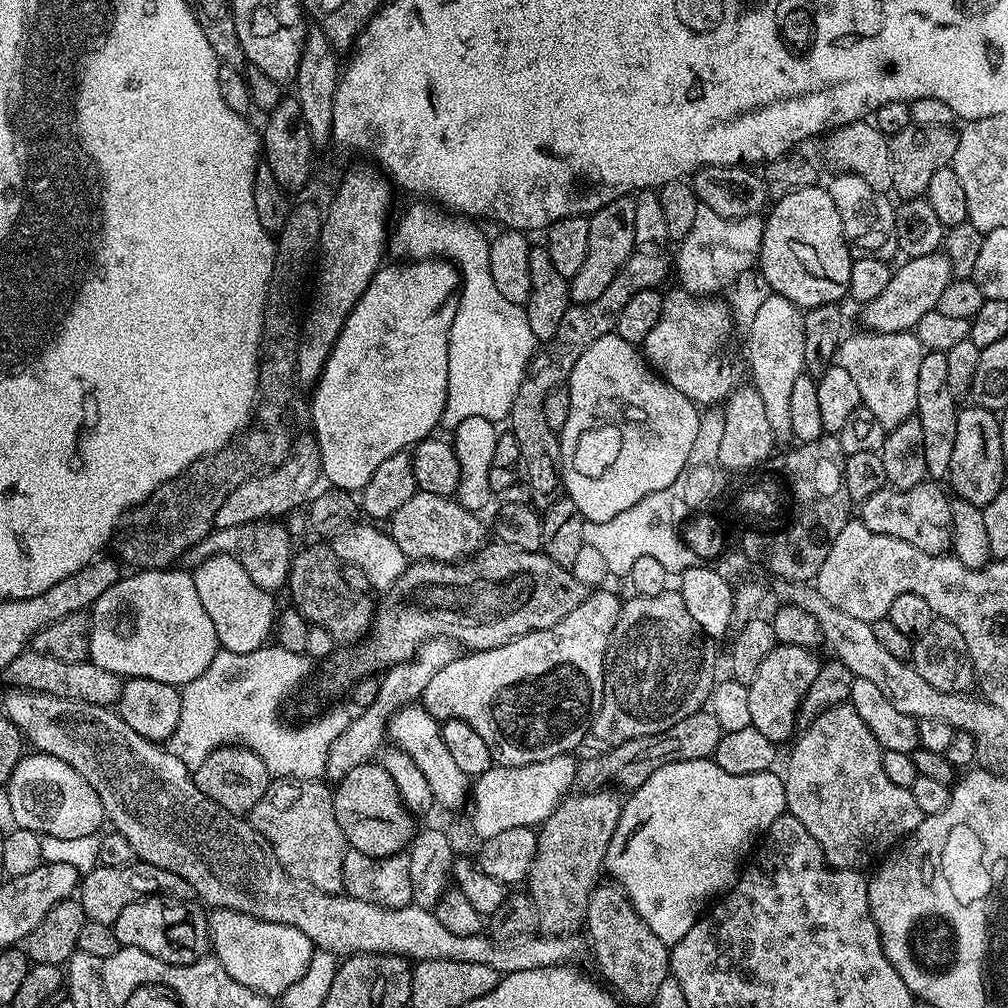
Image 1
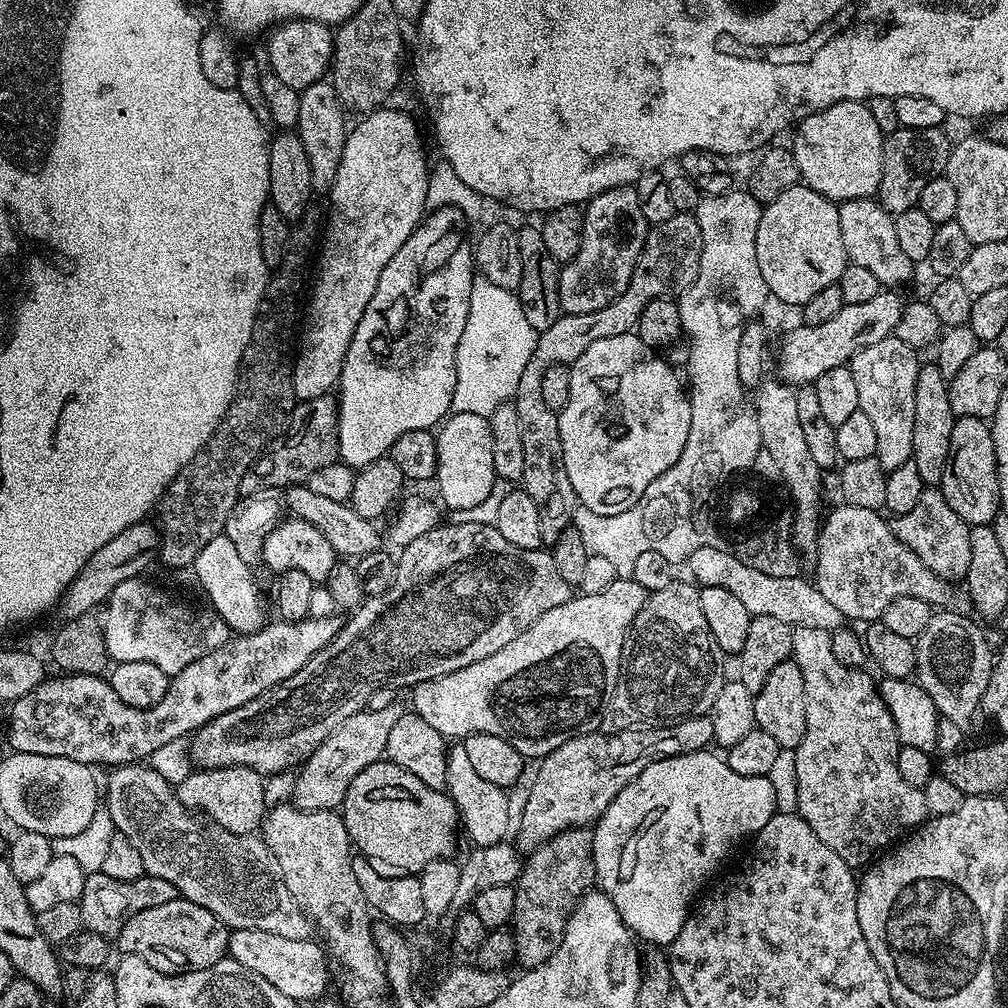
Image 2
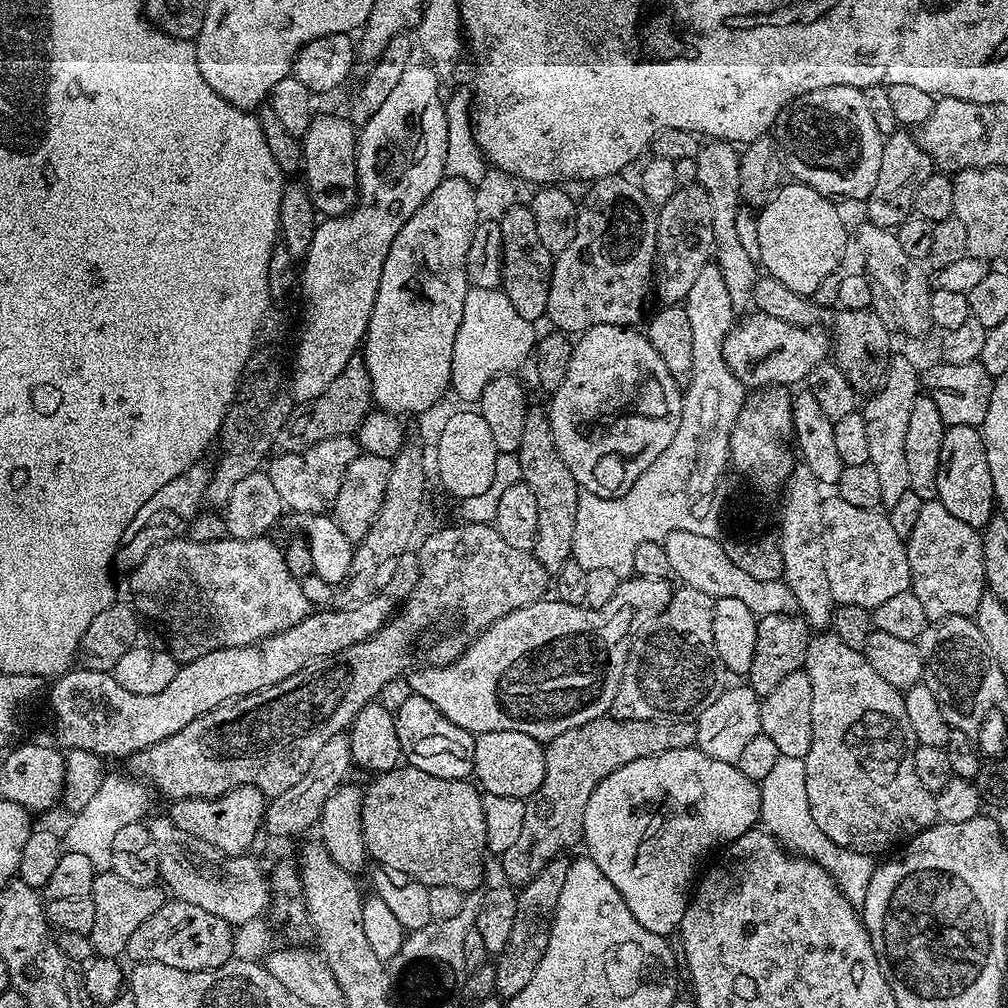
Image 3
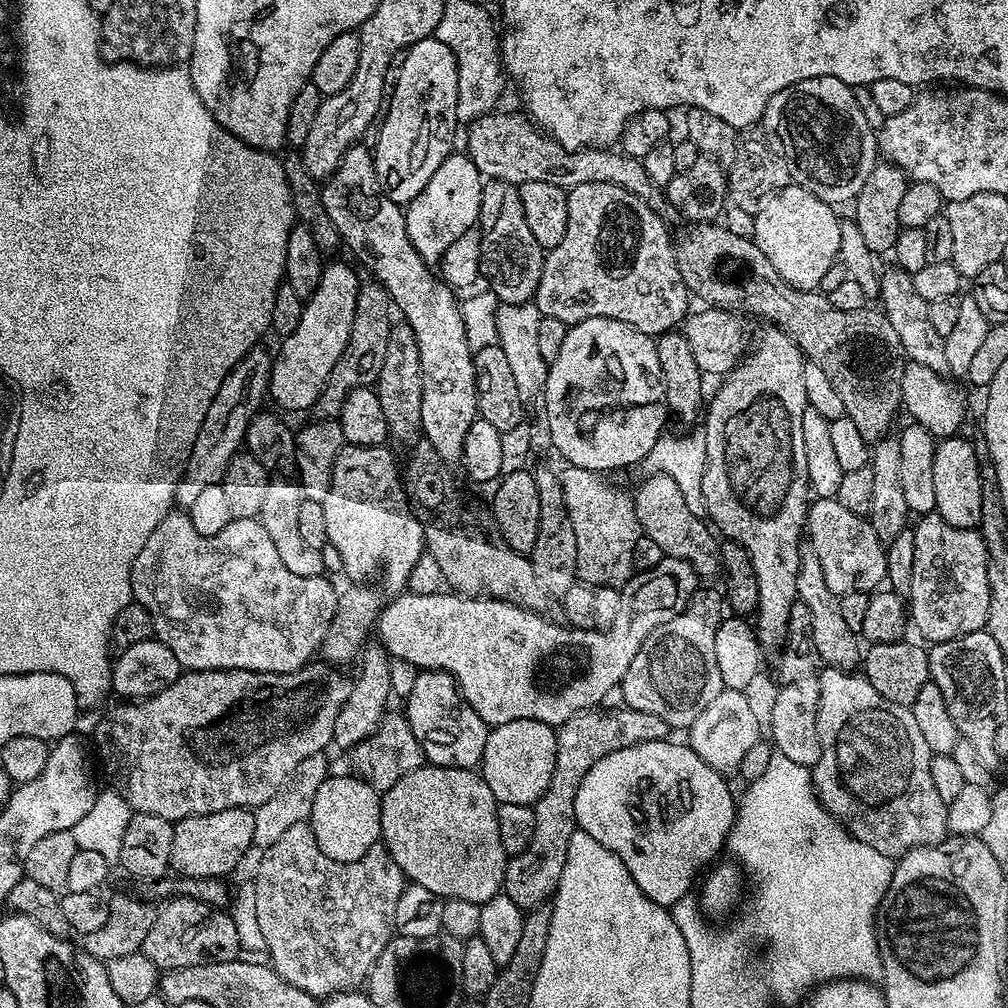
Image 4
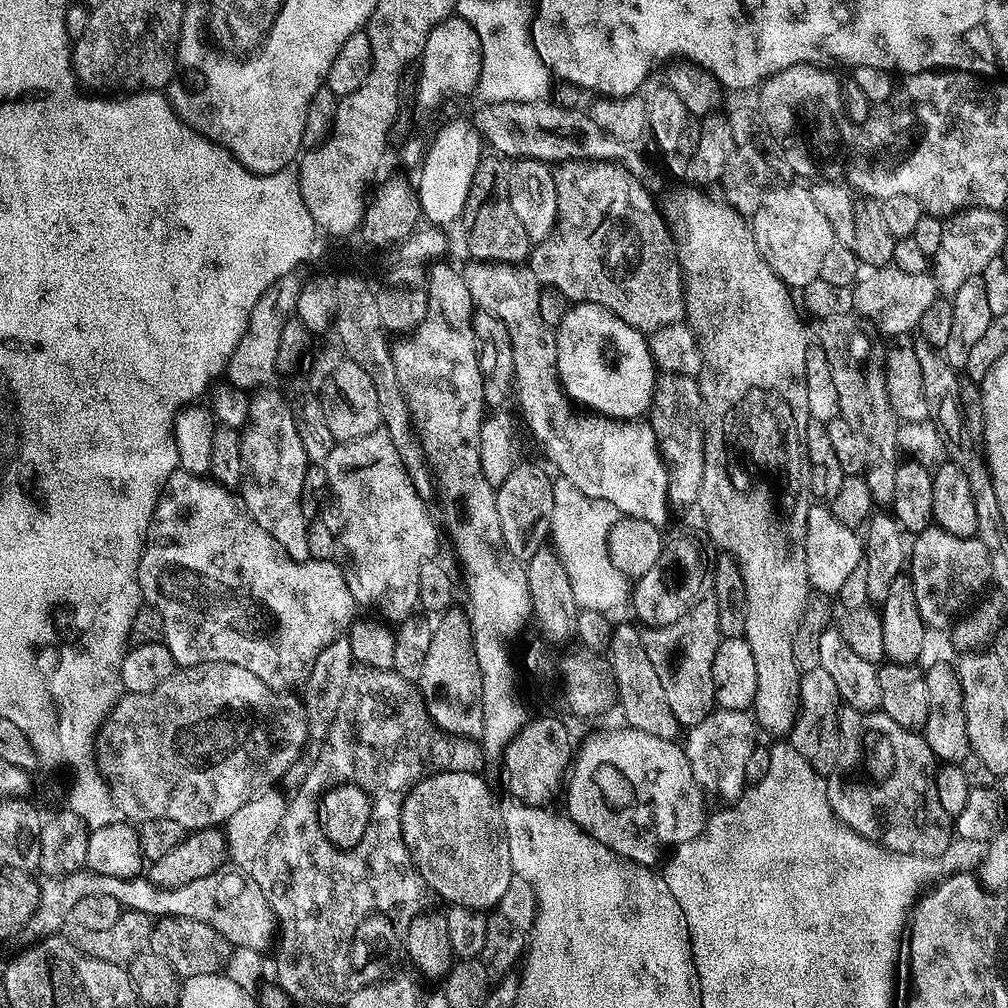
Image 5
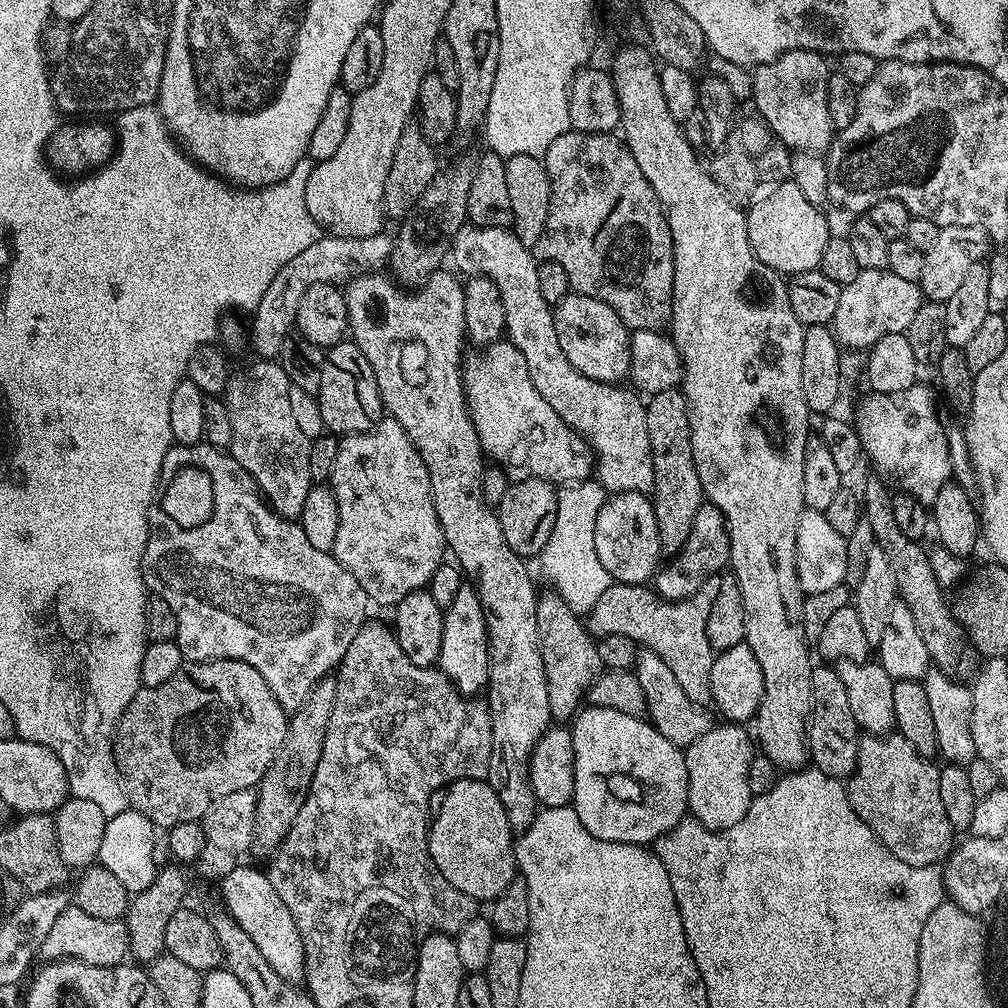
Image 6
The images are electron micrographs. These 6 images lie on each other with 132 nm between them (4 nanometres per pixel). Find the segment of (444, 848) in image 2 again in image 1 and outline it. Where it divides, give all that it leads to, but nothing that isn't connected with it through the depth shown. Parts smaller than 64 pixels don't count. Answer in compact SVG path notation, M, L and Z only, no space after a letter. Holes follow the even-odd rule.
M383 763L354 766L354 770L335 785L332 805L334 818L338 818L338 826L342 826L344 840L351 851L371 856L394 856L403 853L412 842L414 817L404 807L398 786L394 786L394 778L386 774Z

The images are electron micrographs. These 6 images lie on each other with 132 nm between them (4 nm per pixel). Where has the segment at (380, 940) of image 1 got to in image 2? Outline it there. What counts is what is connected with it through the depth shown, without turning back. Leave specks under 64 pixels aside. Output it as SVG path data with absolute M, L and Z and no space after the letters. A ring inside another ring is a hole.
M147 763L121 764L109 772L106 807L113 829L134 842L147 875L166 878L183 899L210 910L230 930L266 930L299 940L313 935L312 921L286 890L259 835L239 836L182 806L174 785Z

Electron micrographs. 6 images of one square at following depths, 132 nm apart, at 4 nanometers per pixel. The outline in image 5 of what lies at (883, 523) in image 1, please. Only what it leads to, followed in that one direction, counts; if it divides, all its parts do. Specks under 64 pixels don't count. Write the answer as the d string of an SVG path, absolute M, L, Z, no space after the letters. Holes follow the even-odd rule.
M933 526L915 533L911 541L910 575L914 598L918 598L918 614L922 614L925 629L947 629L953 622L961 619L969 605L979 601L987 593L984 591L990 588L990 550L986 550L986 546L982 546L982 542L975 536L958 538Z

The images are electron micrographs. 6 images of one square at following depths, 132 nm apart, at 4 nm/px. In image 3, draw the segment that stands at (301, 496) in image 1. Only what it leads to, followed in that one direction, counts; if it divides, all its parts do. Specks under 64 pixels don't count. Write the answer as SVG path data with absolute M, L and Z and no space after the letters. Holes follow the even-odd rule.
M357 354L346 362L346 367L318 398L301 403L293 407L292 415L282 426L275 443L279 451L295 452L303 454L315 443L322 442L323 439L334 438L335 436L352 436L359 428L362 418L373 407L372 383L370 374L364 365L363 355Z

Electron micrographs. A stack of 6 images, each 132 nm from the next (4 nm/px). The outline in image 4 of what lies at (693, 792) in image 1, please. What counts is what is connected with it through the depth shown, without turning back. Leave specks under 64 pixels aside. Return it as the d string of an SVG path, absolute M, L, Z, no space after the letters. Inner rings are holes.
M671 739L646 742L606 754L606 758L590 766L590 774L582 778L578 798L574 798L577 829L602 842L606 850L618 854L642 894L667 909L671 909L678 898L689 895L701 873L717 859L719 852L725 851L738 803L737 797L732 797L731 786L724 781L727 780L725 773L706 766L687 743L672 743Z

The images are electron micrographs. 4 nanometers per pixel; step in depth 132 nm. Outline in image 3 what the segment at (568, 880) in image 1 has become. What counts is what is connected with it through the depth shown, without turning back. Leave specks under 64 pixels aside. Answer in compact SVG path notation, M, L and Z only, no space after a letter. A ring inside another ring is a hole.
M567 859L552 860L546 866L542 866L535 878L516 893L518 911L514 913L510 942L506 942L506 950L502 950L494 960L495 995L503 1001L514 998L514 994L522 994L522 990L526 990L530 978L534 978L534 970L538 970L538 962L542 962L542 954L546 954L546 942L550 942L550 930L558 910L558 894L562 894L562 886L566 883L568 866Z

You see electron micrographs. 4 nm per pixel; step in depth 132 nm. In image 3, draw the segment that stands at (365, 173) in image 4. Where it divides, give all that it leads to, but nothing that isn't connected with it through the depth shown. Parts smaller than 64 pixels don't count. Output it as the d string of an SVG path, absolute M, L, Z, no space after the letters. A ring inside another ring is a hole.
M313 115L302 137L304 166L302 183L308 189L312 205L321 217L344 216L356 205L356 142L357 129L347 115Z

